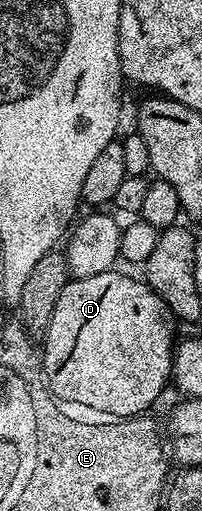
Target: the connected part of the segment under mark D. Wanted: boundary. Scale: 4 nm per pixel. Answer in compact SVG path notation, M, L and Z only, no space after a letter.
M119 269L97 273L93 277L85 277L84 279L72 278L65 285L65 289L61 289L61 297L57 297L53 317L49 321L45 338L42 340L42 342L44 341L43 347L41 343L43 373L46 375L47 384L51 388L51 394L56 400L62 401L64 404L76 403L79 407L88 407L91 411L100 411L103 414L100 416L103 417L129 419L150 412L147 410L158 401L159 394L166 389L167 383L169 387L169 380L173 375L173 352L177 346L177 334L175 335L174 326L176 327L176 324L173 322L172 313L165 305L165 301L161 301L159 294L142 278L134 279L131 275L122 275Z

